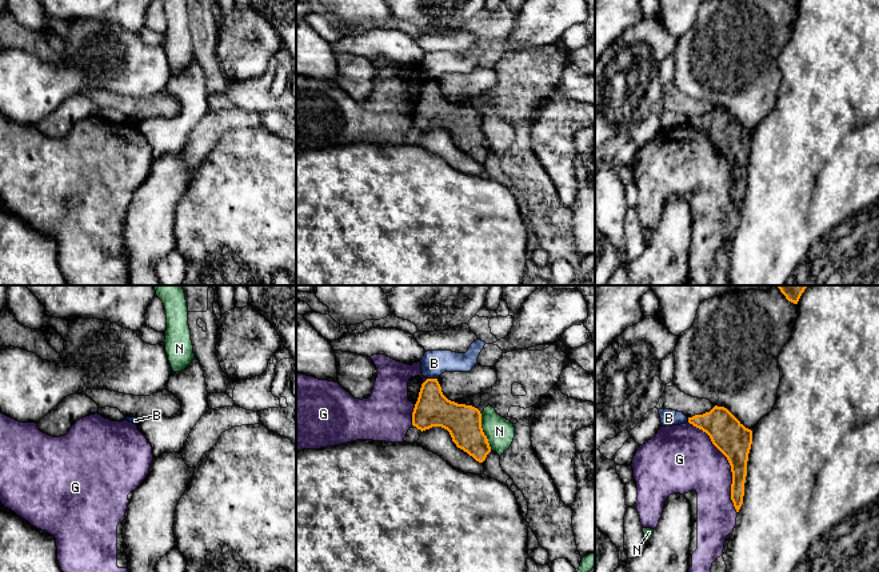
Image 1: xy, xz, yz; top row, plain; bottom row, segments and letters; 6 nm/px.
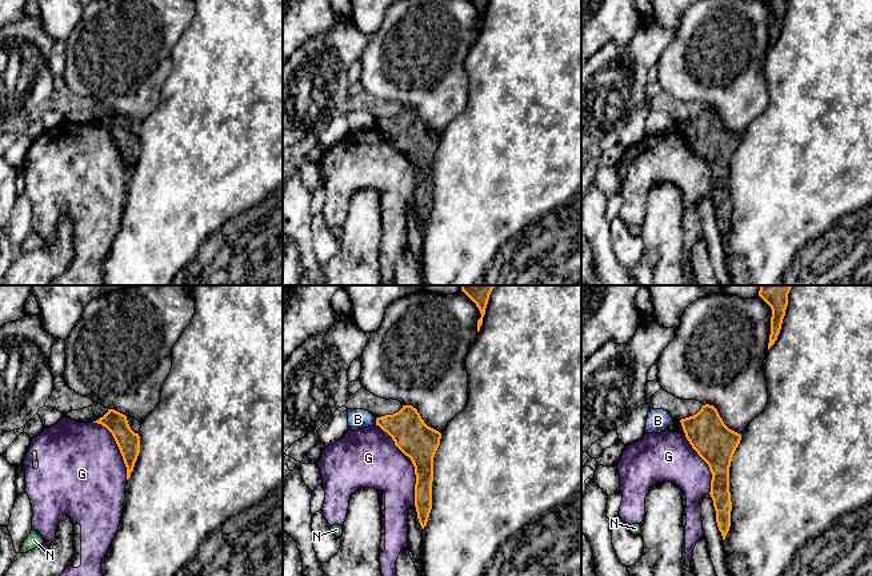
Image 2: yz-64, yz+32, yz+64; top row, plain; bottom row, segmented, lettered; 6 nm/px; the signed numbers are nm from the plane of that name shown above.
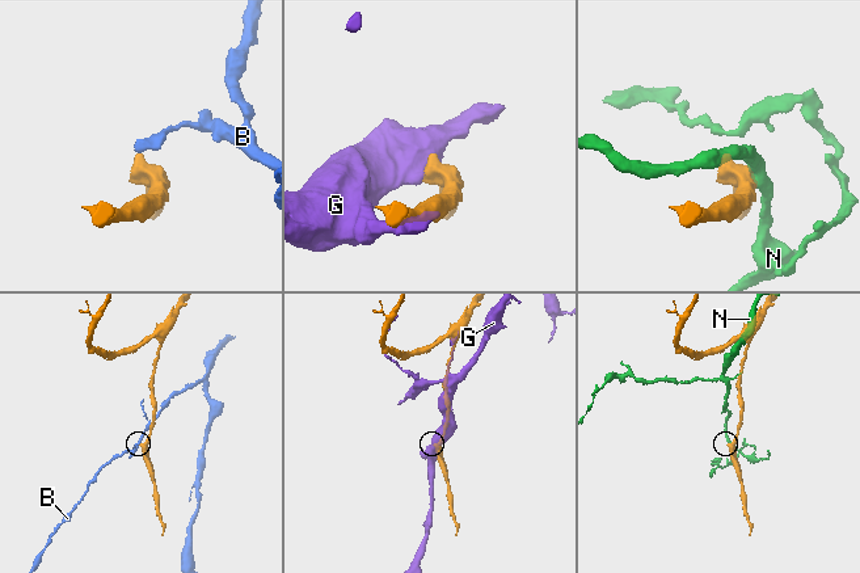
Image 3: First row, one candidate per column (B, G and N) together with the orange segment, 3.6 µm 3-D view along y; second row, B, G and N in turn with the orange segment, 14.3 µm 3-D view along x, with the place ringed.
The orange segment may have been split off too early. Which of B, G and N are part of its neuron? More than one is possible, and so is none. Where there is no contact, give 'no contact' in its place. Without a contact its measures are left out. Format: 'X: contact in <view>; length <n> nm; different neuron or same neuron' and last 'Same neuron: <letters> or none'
B: contact in xz; length 60 nm; different neuron
G: contact in yz; length 600 nm; different neuron
N: contact in xz; length 240 nm; different neuron
Same neuron: none

